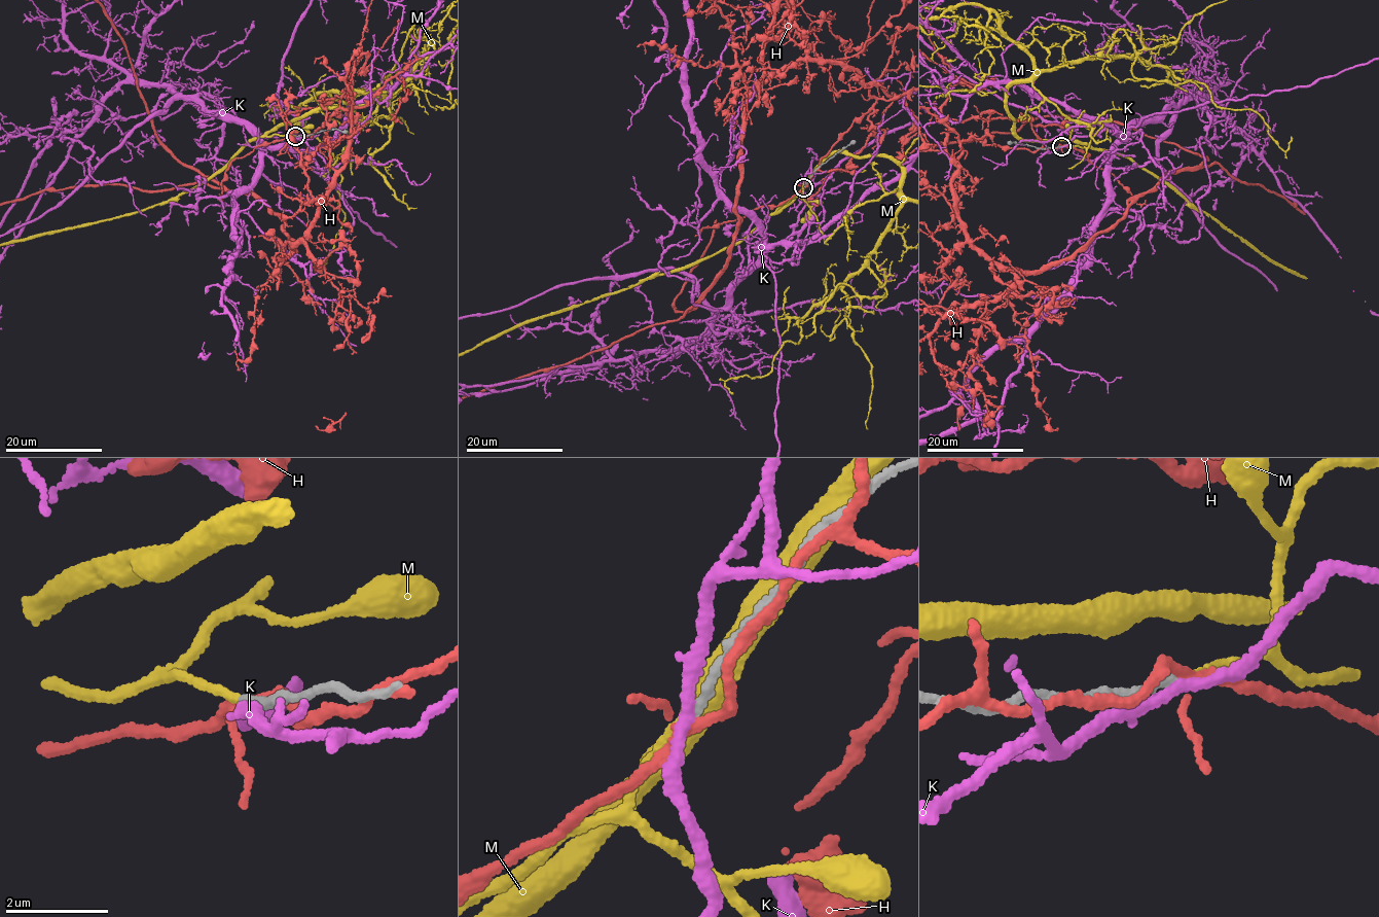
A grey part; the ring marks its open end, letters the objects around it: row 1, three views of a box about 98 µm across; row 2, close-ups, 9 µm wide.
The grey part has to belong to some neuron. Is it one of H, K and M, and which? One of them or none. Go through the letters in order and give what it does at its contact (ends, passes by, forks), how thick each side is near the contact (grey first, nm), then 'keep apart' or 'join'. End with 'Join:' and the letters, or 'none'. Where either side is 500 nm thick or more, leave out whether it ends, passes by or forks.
H: it forks | 180/160 nm | keep apart
K: it passes by | 180/240 nm | keep apart
M: it ends | 160/140 nm | join
Join: M

